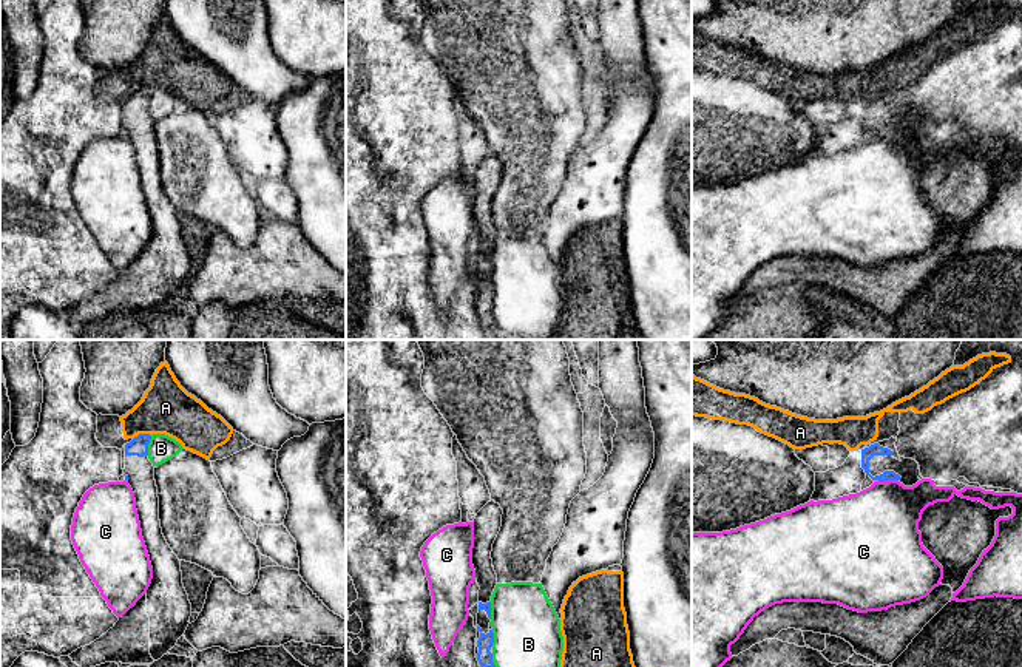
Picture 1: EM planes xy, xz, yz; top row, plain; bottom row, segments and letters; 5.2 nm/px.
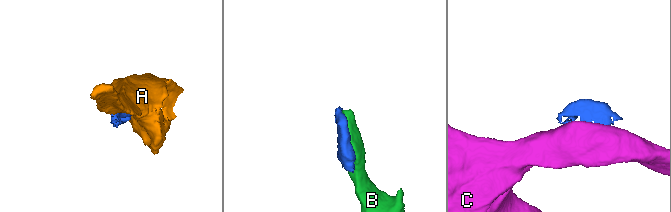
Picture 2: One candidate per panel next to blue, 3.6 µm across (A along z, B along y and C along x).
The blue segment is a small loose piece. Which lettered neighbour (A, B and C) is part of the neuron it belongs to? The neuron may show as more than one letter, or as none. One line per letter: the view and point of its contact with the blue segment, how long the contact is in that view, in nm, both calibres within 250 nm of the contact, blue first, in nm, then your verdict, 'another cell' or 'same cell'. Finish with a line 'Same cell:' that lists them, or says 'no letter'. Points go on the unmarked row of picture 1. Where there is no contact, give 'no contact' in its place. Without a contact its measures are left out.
A: xy (141, 88) | 100 nm | 100/280 nm | another cell
B: xy (147, 99) | 110 nm | 100/140 nm | another cell
C: yz (888, 133) | 110 nm | 60/400 nm | another cell
Same cell: no letter

